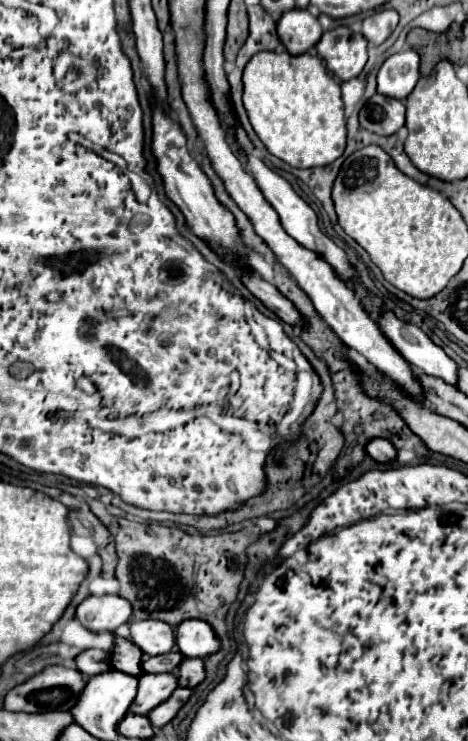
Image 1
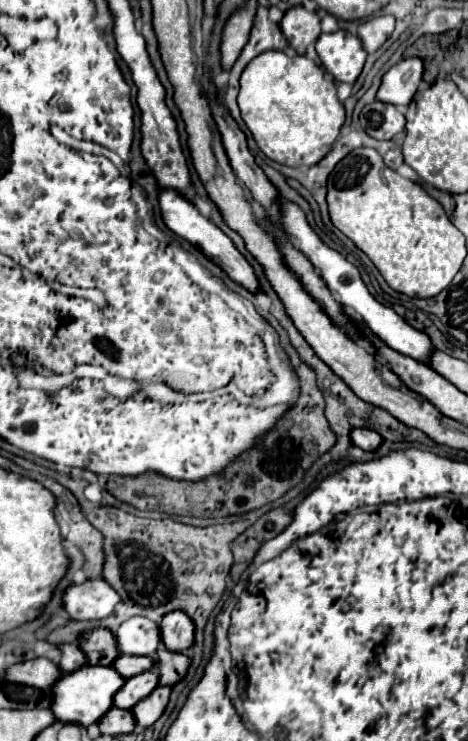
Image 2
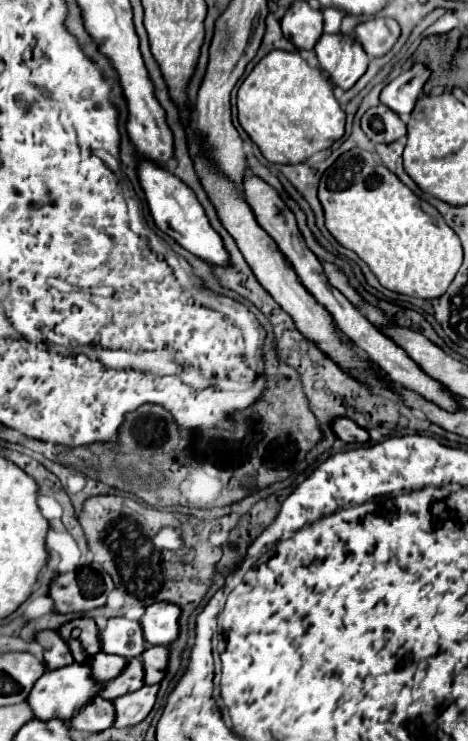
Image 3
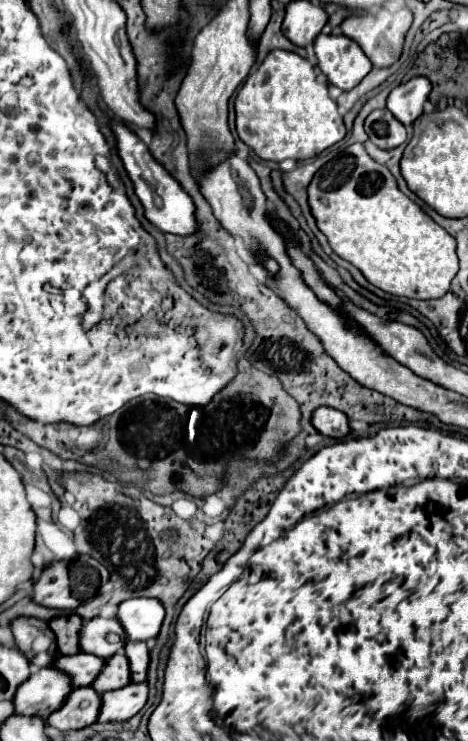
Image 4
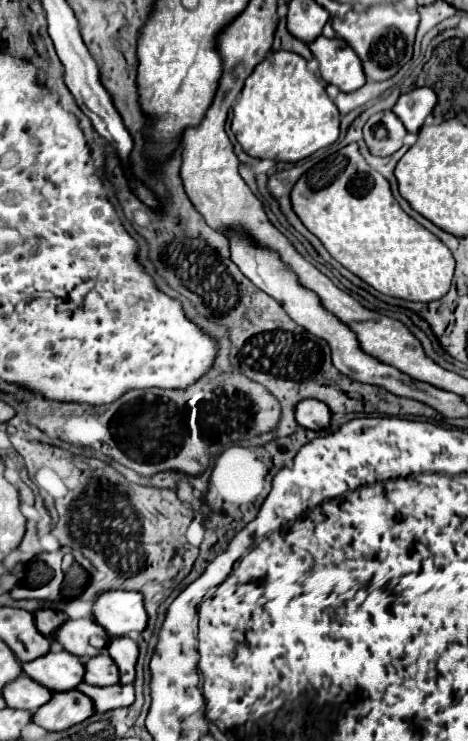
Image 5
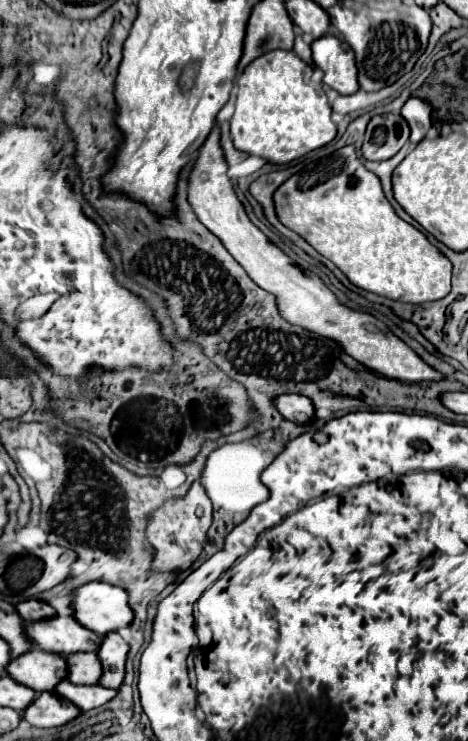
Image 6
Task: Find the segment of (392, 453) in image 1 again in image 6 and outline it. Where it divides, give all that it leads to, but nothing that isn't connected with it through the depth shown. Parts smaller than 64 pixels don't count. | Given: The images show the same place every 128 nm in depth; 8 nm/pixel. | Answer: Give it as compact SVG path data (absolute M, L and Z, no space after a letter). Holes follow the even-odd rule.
M284 394L276 398L276 408L286 420L294 424L308 424L316 416L316 408L312 400L300 394Z

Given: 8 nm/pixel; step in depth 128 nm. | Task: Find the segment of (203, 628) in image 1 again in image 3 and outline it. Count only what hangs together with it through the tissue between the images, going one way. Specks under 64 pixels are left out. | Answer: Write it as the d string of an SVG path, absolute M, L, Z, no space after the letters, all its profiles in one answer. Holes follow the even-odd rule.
M160 602L146 608L140 624L144 630L144 638L148 644L162 644L170 646L180 636L180 608L176 604Z

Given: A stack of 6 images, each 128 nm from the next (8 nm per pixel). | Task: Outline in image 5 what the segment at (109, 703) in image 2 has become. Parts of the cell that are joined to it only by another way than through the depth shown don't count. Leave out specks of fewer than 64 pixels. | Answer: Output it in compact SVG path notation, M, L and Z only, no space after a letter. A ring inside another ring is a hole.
M20 674L12 684L8 684L8 688L4 688L4 700L8 708L28 710L32 714L42 704L46 704L52 698L52 694L54 694L52 690L38 684L36 680L30 680L30 676L26 674Z

